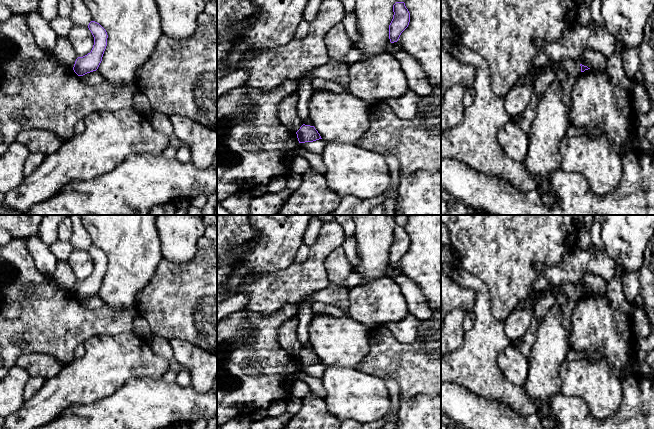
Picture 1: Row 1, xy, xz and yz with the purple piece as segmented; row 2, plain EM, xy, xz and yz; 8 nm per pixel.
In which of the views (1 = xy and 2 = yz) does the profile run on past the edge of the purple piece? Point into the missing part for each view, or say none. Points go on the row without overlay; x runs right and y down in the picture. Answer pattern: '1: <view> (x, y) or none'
1: none
2: none

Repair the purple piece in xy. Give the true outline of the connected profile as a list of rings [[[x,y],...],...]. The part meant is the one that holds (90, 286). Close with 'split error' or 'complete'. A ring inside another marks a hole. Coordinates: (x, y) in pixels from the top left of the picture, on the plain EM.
[[[91,245],[88,252],[94,261],[94,269],[90,277],[76,283],[73,294],[78,300],[98,293],[107,270],[107,256],[99,247]]]; complete

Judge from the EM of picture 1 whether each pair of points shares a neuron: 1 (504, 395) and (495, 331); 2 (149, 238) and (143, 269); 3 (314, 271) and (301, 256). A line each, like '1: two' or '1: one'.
1: one
2: one
3: two

